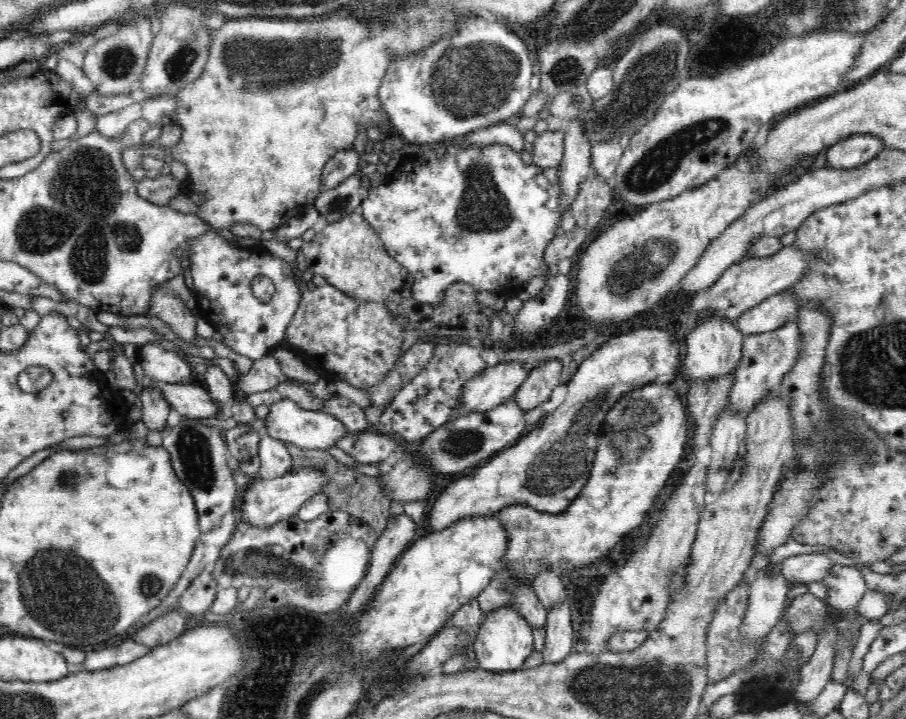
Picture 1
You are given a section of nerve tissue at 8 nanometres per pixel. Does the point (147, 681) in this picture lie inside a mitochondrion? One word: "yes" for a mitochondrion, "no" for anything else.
no

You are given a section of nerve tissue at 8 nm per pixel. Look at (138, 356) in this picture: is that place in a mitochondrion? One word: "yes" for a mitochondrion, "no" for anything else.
no

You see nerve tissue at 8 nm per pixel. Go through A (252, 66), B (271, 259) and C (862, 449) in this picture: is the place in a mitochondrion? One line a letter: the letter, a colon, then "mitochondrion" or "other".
A: mitochondrion
B: other
C: mitochondrion

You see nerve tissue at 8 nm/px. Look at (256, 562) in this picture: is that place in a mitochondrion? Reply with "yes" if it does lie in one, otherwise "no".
yes

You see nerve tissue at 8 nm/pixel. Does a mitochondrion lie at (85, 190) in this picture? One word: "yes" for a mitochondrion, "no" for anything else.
yes

